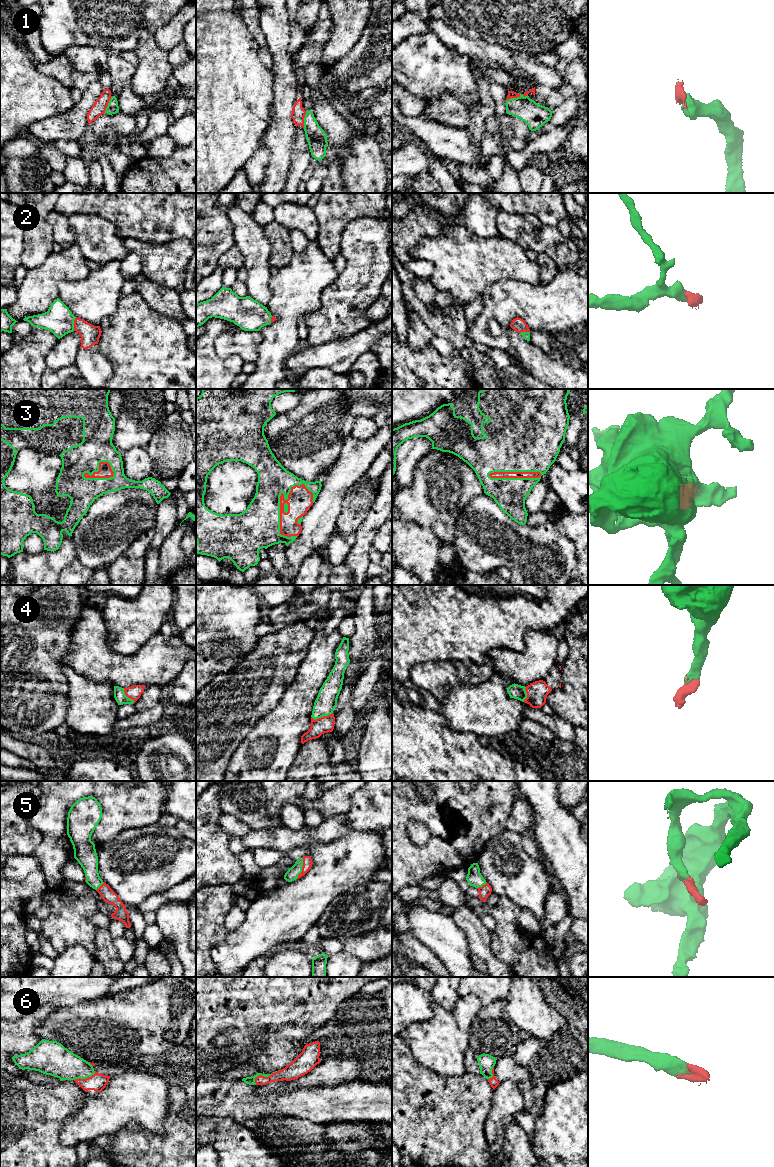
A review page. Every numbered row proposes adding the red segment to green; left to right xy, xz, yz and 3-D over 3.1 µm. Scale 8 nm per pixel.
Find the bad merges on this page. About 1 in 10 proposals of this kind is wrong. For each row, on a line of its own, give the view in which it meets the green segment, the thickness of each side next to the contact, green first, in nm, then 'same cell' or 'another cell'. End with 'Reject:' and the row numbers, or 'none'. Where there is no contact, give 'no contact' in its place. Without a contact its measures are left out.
1: contact in xz; calibres 160 and 110 nm; another cell
2: contact in xy; calibres 240 and 160 nm; same cell
3: contact in xz; calibres 340 and 190 nm; same cell
4: contact in xz; calibres 170 and 130 nm; same cell
5: contact in xz; calibres 100 and 80 nm; same cell
6: contact in xz; calibres 60 and 140 nm; same cell
Reject: 1

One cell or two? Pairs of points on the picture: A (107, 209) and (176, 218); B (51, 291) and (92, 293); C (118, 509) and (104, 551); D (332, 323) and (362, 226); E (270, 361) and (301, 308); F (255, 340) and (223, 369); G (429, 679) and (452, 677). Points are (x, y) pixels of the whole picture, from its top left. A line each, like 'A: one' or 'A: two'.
A: one
B: two
C: one
D: one
E: one
F: two
G: one

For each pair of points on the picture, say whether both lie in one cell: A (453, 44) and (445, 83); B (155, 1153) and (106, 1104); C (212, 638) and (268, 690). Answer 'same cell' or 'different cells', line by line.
A: different cells
B: different cells
C: different cells

